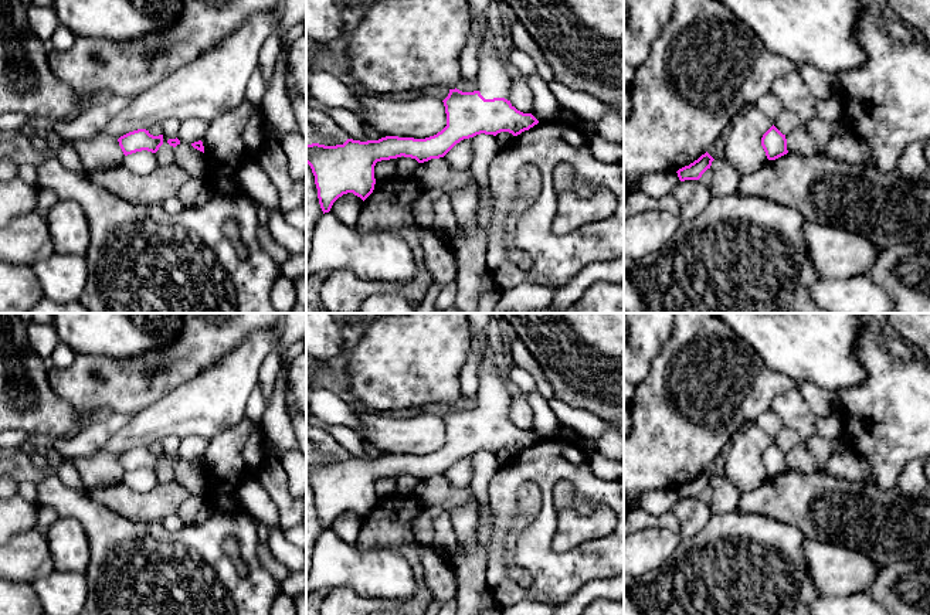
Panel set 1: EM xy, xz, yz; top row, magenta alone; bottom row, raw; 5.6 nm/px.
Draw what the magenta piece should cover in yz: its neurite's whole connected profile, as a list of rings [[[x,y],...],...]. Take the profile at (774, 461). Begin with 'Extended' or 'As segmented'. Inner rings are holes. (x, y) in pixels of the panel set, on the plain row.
As segmented. [[[774,442],[763,452],[761,463],[768,478],[775,478],[788,470],[785,452]]]

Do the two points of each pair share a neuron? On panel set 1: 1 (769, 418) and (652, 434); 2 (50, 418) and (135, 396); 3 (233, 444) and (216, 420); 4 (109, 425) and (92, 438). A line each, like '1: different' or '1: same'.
1: different
2: different
3: different
4: same

